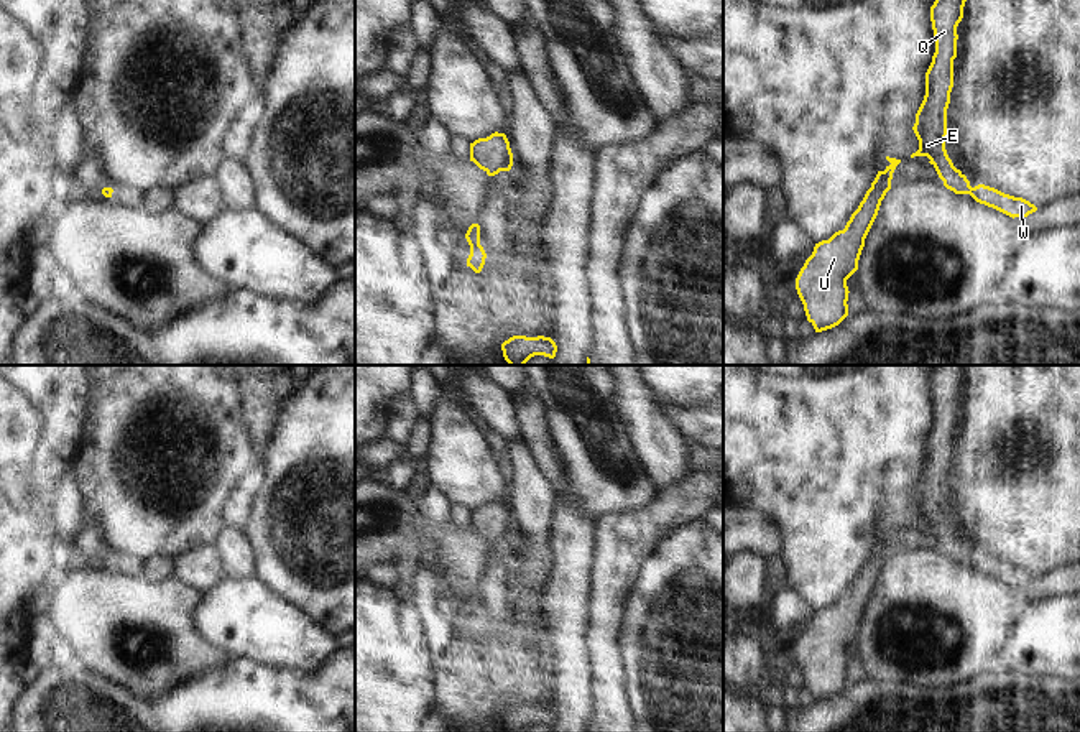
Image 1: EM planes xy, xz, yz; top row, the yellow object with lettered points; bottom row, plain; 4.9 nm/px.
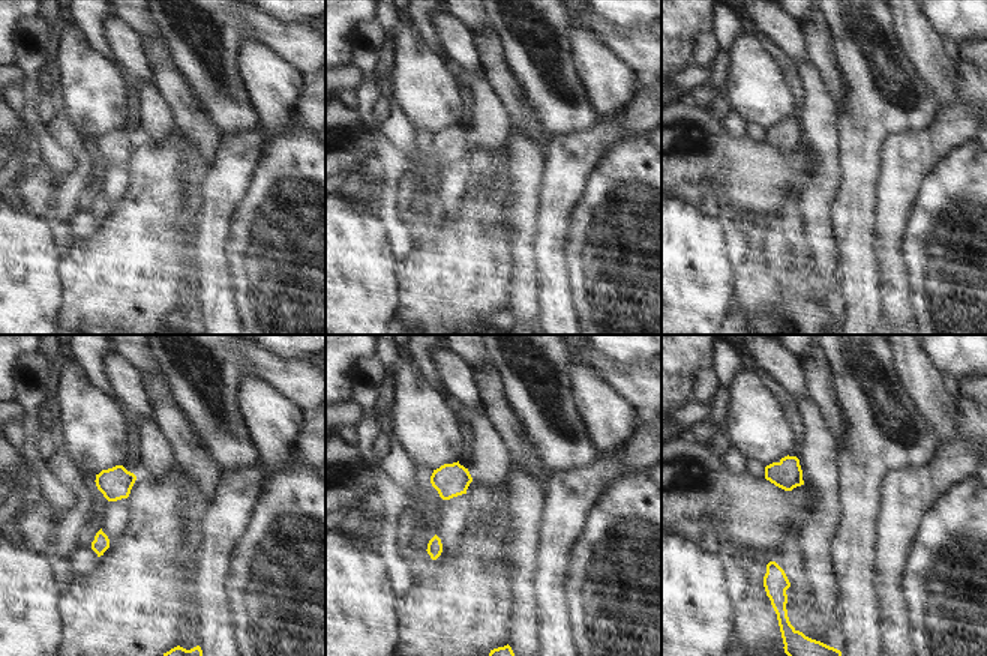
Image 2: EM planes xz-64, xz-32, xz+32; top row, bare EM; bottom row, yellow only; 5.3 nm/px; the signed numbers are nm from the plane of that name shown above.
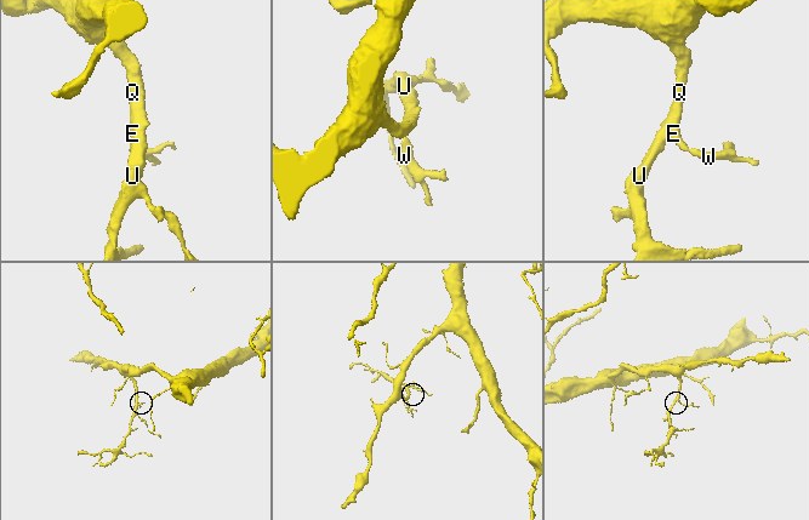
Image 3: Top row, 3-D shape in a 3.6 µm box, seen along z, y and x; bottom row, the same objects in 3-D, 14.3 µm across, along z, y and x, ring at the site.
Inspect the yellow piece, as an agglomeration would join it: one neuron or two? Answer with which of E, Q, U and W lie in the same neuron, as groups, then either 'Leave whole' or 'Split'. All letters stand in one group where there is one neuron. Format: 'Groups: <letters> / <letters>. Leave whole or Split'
Groups: E Q U W. Leave whole.

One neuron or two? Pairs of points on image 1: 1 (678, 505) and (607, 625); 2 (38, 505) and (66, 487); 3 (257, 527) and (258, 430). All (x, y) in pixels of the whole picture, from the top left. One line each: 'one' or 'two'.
1: one
2: two
3: two

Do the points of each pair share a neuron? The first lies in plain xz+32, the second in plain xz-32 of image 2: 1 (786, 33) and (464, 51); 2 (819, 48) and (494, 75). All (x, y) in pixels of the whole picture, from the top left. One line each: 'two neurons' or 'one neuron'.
1: one neuron
2: one neuron

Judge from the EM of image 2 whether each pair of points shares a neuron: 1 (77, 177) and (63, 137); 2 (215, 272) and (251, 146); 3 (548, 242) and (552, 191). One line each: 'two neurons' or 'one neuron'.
1: one neuron
2: one neuron
3: one neuron

